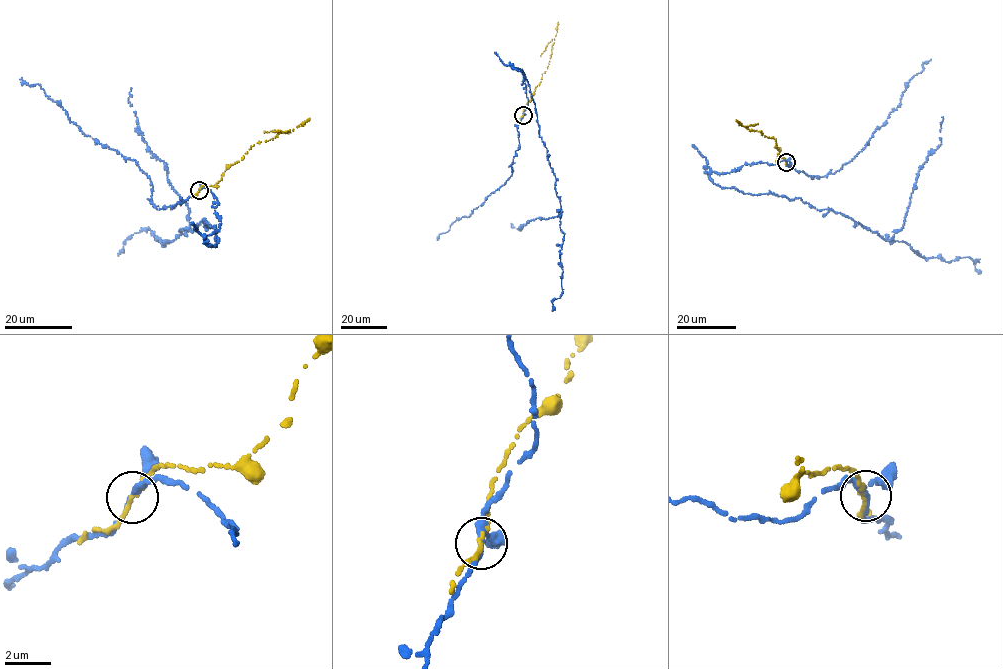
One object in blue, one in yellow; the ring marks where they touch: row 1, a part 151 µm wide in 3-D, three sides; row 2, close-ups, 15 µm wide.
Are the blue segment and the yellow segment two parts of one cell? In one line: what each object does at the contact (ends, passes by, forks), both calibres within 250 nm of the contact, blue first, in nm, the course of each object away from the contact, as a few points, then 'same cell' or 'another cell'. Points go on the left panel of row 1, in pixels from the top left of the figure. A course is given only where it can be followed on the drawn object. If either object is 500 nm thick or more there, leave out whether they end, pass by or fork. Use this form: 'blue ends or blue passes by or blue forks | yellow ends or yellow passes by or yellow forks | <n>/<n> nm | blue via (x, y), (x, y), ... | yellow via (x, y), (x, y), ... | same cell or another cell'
blue forks | yellow passes by | 200/160 nm | blue via (199, 190), (218, 203), (220, 226), (206, 236), (215, 246), (203, 219), (164, 244), (148, 227), (118, 255) | yellow via (199, 190), (219, 181), (227, 167), (239, 161), (254, 145), (267, 141), (278, 132), (293, 129), (264, 132) | another cell

